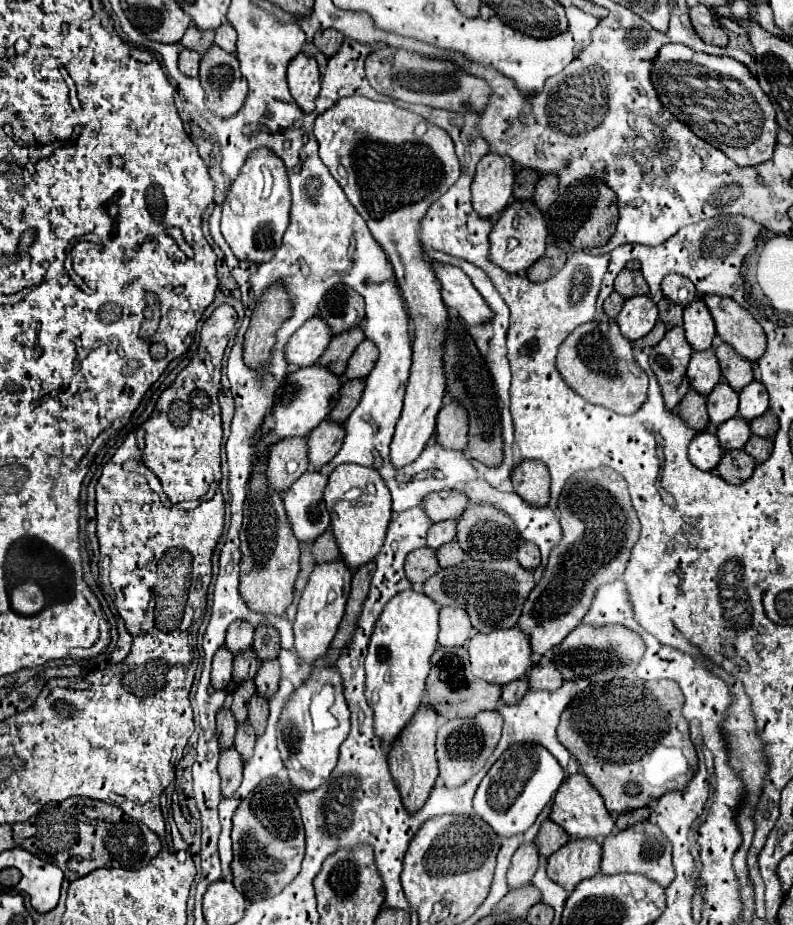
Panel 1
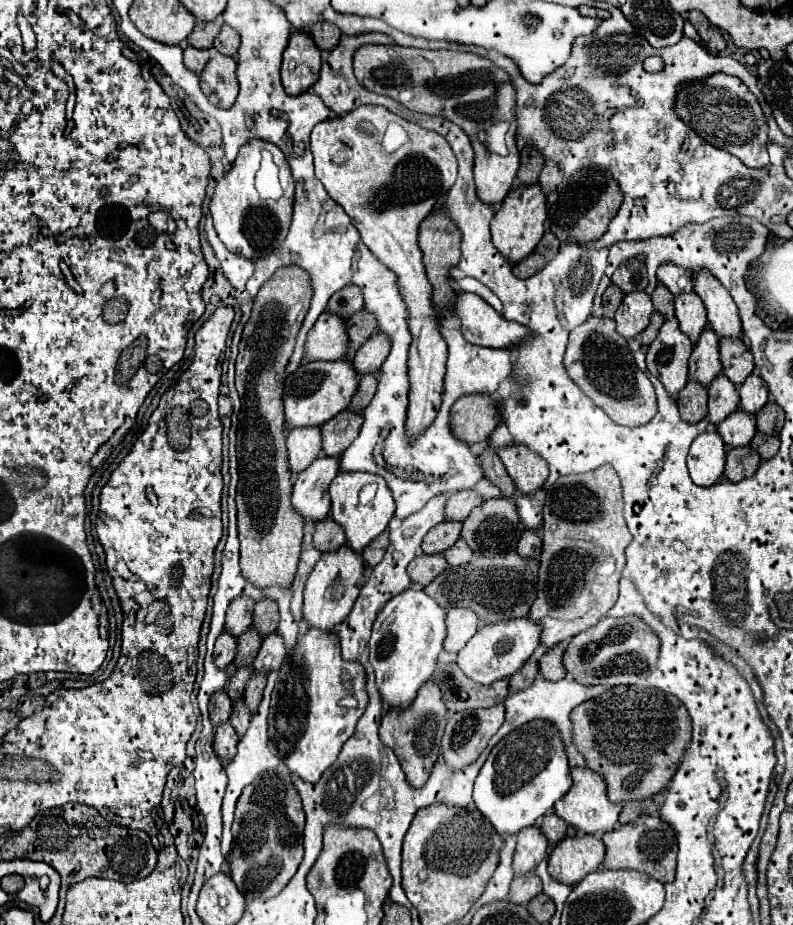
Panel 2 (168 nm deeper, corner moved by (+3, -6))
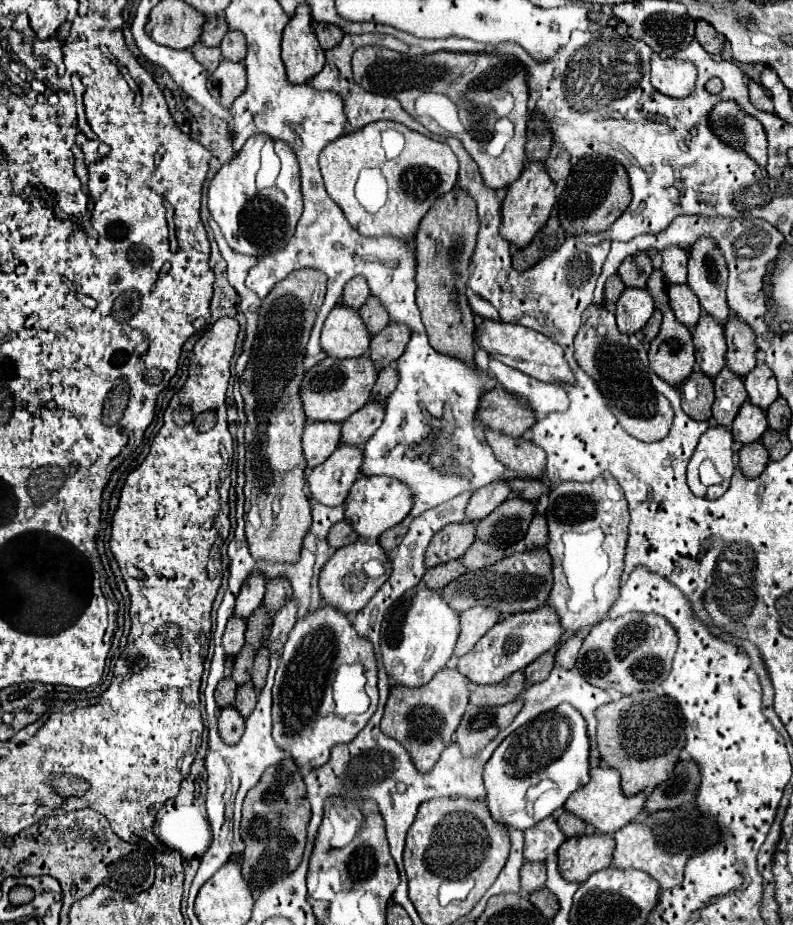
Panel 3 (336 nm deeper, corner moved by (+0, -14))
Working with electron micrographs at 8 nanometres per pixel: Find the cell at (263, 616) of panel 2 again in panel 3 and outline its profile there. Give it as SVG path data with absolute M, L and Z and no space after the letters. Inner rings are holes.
M276 577L266 583L266 595L264 595L264 607L270 609L270 613L276 613L282 603L292 595L290 581L286 577Z

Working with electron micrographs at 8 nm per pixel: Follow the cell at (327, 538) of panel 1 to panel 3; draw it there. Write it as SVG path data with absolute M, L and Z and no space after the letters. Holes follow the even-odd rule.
M348 521L336 523L328 533L328 543L332 549L340 549L348 543L354 543L356 539L358 539L358 533L352 529L352 525Z

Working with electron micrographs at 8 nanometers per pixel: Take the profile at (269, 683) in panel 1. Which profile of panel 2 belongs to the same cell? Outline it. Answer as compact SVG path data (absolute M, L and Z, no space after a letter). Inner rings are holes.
M273 633L269 637L263 639L263 645L259 649L259 655L253 663L253 669L257 673L271 673L271 671L279 671L281 665L283 665L283 659L285 659L285 645L283 645L283 639Z

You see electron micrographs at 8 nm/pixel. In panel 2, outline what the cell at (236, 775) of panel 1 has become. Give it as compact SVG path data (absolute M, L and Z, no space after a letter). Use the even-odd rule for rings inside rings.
M223 723L215 729L215 741L213 741L213 749L217 751L217 757L223 763L231 763L233 757L237 755L237 733L233 731L233 727L229 723Z

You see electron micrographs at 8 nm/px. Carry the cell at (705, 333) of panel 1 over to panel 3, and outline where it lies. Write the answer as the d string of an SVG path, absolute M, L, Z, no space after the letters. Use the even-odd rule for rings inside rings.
M682 283L682 285L668 285L668 297L670 297L670 307L680 323L684 323L688 329L696 325L696 319L700 317L702 309L692 293L692 289Z

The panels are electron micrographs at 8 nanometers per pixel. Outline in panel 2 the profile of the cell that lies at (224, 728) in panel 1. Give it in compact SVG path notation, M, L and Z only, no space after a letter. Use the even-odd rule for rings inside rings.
M219 691L217 695L213 695L213 699L209 701L209 717L211 717L213 727L227 723L231 717L231 709L233 705L229 703L229 697L225 695L225 691Z

